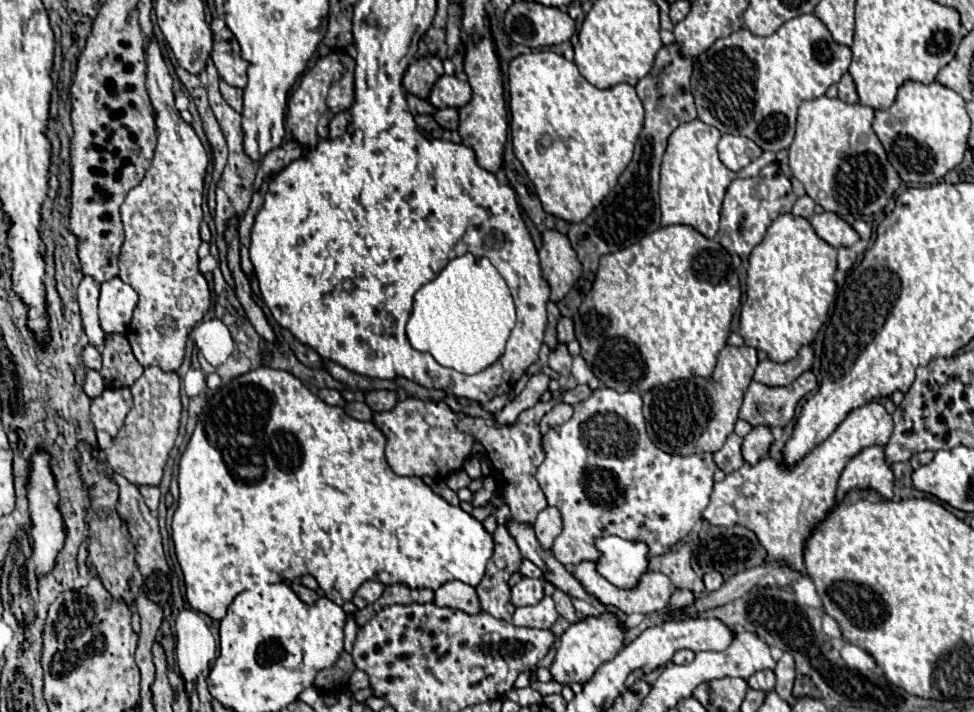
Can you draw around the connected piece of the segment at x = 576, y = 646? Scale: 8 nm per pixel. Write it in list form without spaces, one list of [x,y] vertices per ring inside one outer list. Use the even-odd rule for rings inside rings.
[[[602,612],[600,616],[588,616],[584,620],[578,620],[562,634],[558,642],[556,658],[550,666],[554,682],[560,684],[588,682],[600,664],[612,660],[620,652],[620,648],[624,646],[624,638],[626,638],[626,628],[614,612]]]

